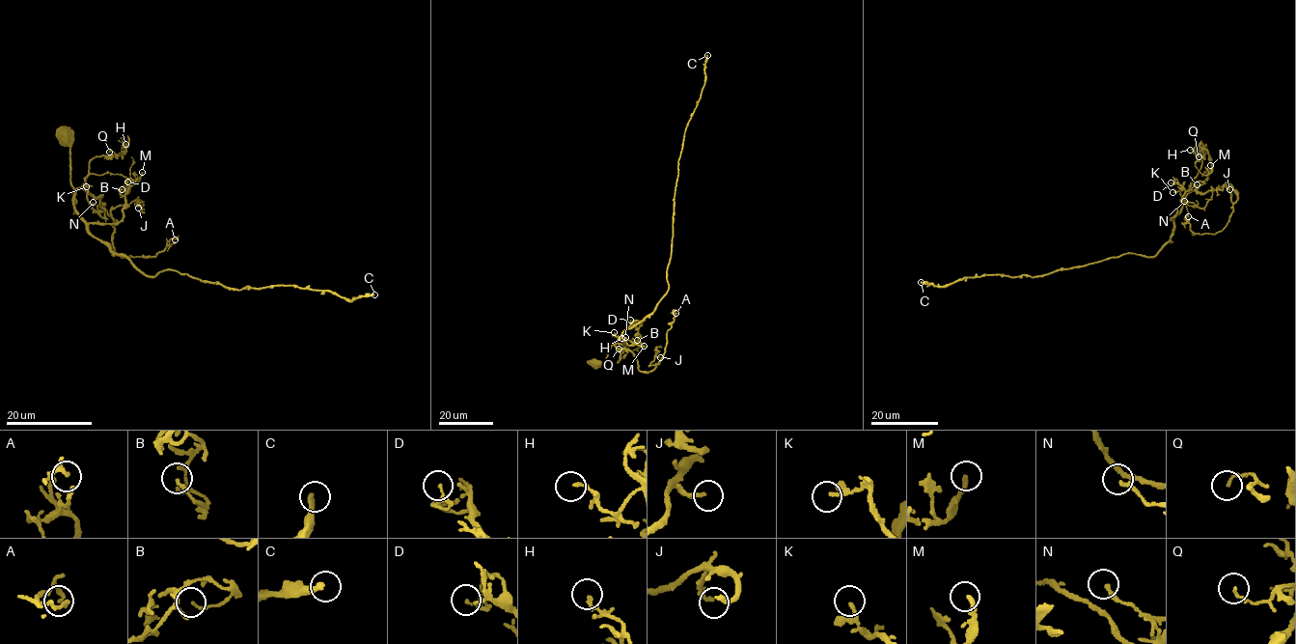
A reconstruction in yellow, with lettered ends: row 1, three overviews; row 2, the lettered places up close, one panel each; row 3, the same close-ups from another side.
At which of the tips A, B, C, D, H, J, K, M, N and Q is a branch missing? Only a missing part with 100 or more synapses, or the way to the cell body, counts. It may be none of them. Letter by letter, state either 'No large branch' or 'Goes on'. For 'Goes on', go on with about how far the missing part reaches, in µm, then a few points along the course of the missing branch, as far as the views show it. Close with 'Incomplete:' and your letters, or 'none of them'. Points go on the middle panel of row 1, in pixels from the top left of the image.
A: No large branch
B: No large branch
C: Goes on. Missing length about 180 µm. Course of what is missing: (707, 55), (711, 9), (723, 2), (685, 51), (638, 76), (634, 88), (647, 95), (627, 80), (622, 102)
D: No large branch
H: No large branch
J: No large branch
K: No large branch
M: No large branch
N: No large branch
Q: No large branch
Incomplete: C

